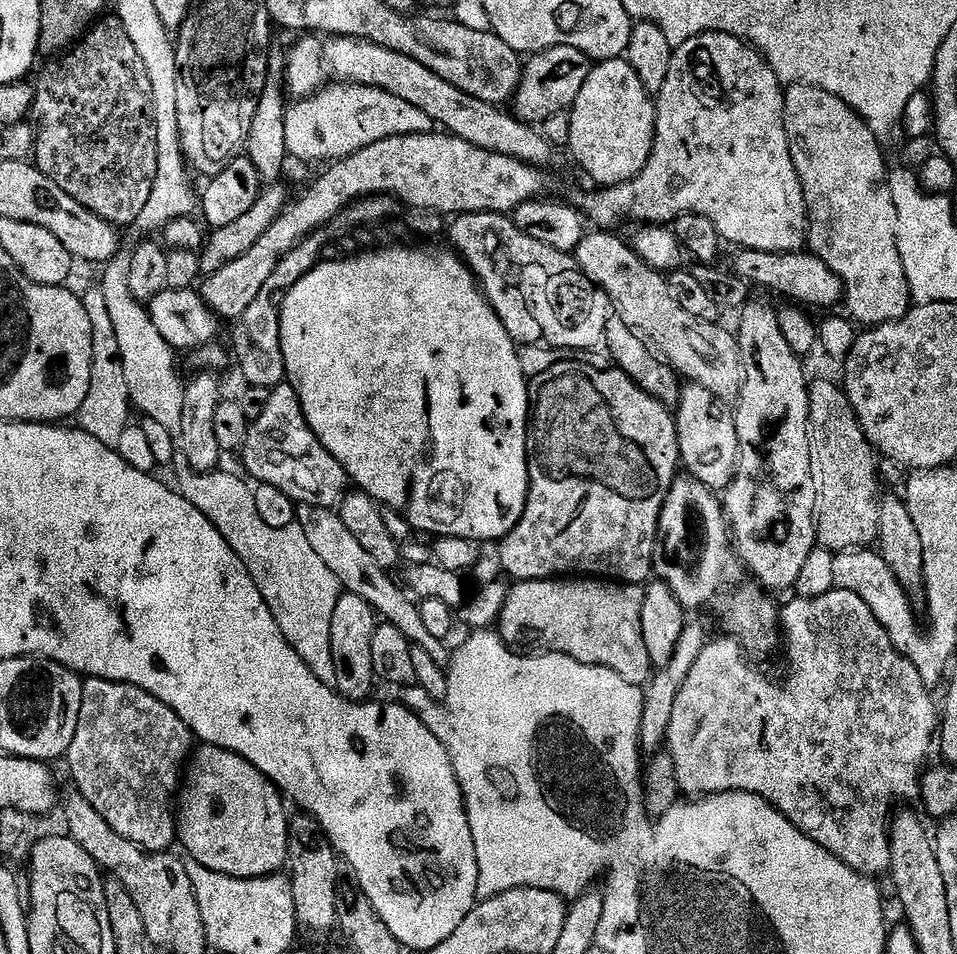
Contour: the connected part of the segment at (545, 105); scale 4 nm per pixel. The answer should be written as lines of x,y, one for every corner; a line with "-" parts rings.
574,46
548,48
535,53
529,60
532,61
523,65
520,85
516,88
514,115
525,124
540,126
554,118
554,114
571,109
572,103
578,98
578,90
582,90
594,64
586,54
582,54
582,50
574,50

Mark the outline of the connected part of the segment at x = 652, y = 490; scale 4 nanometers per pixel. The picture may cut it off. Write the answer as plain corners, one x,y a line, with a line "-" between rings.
566,358
530,380
528,497
518,526
499,541
500,566
503,575
513,576
516,582
579,574
643,585
654,572
652,559
662,506
681,467
676,418
669,405
646,394
626,373
612,366
591,368
572,359
576,358

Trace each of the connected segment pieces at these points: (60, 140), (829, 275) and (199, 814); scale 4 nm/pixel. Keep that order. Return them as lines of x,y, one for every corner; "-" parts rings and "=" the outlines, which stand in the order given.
116,18
108,19
101,19
75,47
63,53
55,62
49,63
52,65
41,74
40,81
35,81
35,111
38,116
40,112
40,124
38,123
34,163
37,168
42,170
42,174
46,174
46,178
58,182
58,186
62,186
62,190
66,190
66,194
70,194
70,198
82,202
82,206
86,206
86,210
90,210
94,214
98,214
98,218
116,225
117,229
124,230
127,224
128,226
135,225
142,208
150,199
150,192
154,190
155,175
158,174
158,126
155,124
154,91
150,84
146,63
138,54
138,50
135,49
134,43
131,42
130,36
120,21
=
749,248
737,251
735,275
739,276
745,284
765,288
768,292
777,292
785,296
786,301
795,302
800,306
812,308
832,308
844,299
844,281
838,278
817,256
811,251
798,252
763,252
=
205,744
199,748
189,761
176,803
179,845
184,846
189,859
230,877
252,880
279,873
287,865
289,842
290,816
286,814
283,793
256,766
236,752

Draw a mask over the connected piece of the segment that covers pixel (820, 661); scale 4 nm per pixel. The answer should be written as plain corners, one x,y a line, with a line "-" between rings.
836,588
836,589
835,589
835,590
833,590
833,591
831,591
831,592
827,592
827,593
826,593
826,594
822,594
822,598
802,598
802,597
801,597
801,596
796,596
796,597
795,597
795,598
792,598
792,601
790,601
790,602
789,602
789,604
788,604
788,605
786,605
786,606
785,606
785,605
783,605
783,608
782,608
782,611
781,611
781,613
780,613
780,622
781,622
781,625
782,625
782,636
783,636
783,639
784,639
784,640
785,640
785,641
786,641
786,648
787,648
787,644
788,644
788,656
789,656
789,658
790,658
790,659
792,659
792,660
796,660
796,661
794,661
794,662
793,662
793,664
792,664
792,673
790,673
790,674
789,674
789,676
788,676
788,681
786,681
786,682
785,682
785,684
775,684
775,682
774,682
774,681
772,681
772,680
771,680
771,678
770,678
770,677
768,677
768,676
763,676
763,674
762,674
762,673
760,673
760,672
759,672
759,670
758,670
758,669
756,669
756,668
751,668
751,666
750,666
750,665
748,665
748,663
750,663
750,660
749,660
749,657
748,657
748,656
747,656
747,655
746,655
746,653
745,653
745,651
744,651
744,649
743,649
743,648
741,648
741,647
740,647
740,642
739,642
739,640
737,640
737,639
735,639
735,638
723,638
723,639
724,639
724,640
716,640
716,638
712,638
712,639
709,639
709,641
708,641
708,643
707,643
707,644
705,644
705,645
704,645
704,649
703,649
703,650
702,650
702,654
698,654
698,658
694,658
694,666
690,666
690,672
689,672
689,673
688,673
688,674
686,674
686,682
682,682
682,690
678,690
678,698
677,698
677,699
676,699
676,701
675,701
675,702
674,702
674,714
673,714
673,716
671,716
671,718
670,718
670,730
669,730
669,731
668,731
668,739
667,739
667,741
666,741
666,751
667,751
667,753
668,753
668,756
669,756
669,757
670,757
670,759
672,759
672,761
673,761
673,762
674,762
674,774
675,774
675,775
676,775
676,782
677,782
677,784
678,784
678,786
679,786
679,787
680,787
680,790
681,790
681,793
683,793
683,795
684,795
684,796
685,796
685,797
688,797
688,798
699,798
699,797
701,797
701,796
713,796
713,795
714,795
714,794
718,794
718,793
719,793
719,792
749,792
749,793
750,793
750,794
758,794
758,795
759,795
759,796
761,796
761,797
762,797
762,799
764,799
764,800
765,800
765,801
766,801
766,802
770,802
770,803
771,803
771,804
772,804
772,805
773,805
773,806
775,806
775,807
776,807
776,809
778,809
778,810
779,810
779,812
780,812
780,813
782,813
782,815
784,815
784,816
785,816
785,818
787,818
787,819
788,819
788,821
790,821
790,823
791,823
791,824
793,824
793,825
794,825
794,827
796,827
796,828
797,828
797,829
798,829
798,830
802,830
802,834
806,834
806,835
807,835
807,836
808,836
808,837
810,837
810,839
811,839
811,840
813,840
813,841
814,841
814,842
818,842
818,846
822,846
822,847
823,847
823,848
825,848
825,849
826,849
826,850
830,850
830,854
834,854
834,858
838,858
838,859
839,859
839,860
841,860
841,861
842,861
842,863
843,863
843,864
845,864
845,865
846,865
846,866
850,866
850,867
851,867
851,868
852,868
852,869
854,869
854,871
855,871
855,872
856,872
856,873
858,873
858,875
860,875
860,876
862,876
862,877
865,877
865,878
879,878
879,877
878,877
878,876
880,876
880,875
882,875
882,874
883,874
883,872
884,872
884,875
885,875
885,873
887,873
887,872
888,872
888,871
889,871
889,869
891,869
891,866
892,866
892,859
891,859
891,858
890,858
890,817
891,817
891,816
892,816
892,815
893,815
893,812
894,812
894,807
893,807
893,808
892,808
892,803
894,803
894,802
895,802
895,800
913,800
913,801
915,801
915,800
916,800
916,799
917,799
917,797
919,797
919,794
920,794
920,778
921,778
921,775
922,775
922,773
923,773
923,772
924,772
924,771
925,771
925,768
926,768
926,763
925,763
925,764
924,764
924,759
926,759
926,758
927,758
927,756
928,756
928,751
930,751
930,750
931,750
931,748
932,748
932,751
933,751
933,748
934,748
934,737
935,737
935,736
936,736
936,735
937,735
937,732
938,732
938,704
937,704
937,701
936,701
936,704
935,704
935,702
934,702
934,701
932,701
932,696
933,696
933,693
932,693
932,692
931,692
931,691
930,691
930,689
928,689
928,688
927,688
927,686
926,686
926,685
924,685
924,683
923,683
923,682
922,682
922,674
918,674
918,670
917,670
917,669
916,669
916,668
915,668
915,667
914,667
914,666
913,666
913,665
912,665
912,664
911,664
911,663
910,663
910,661
908,661
908,659
907,659
907,658
906,658
906,657
905,657
905,656
903,656
903,654
902,654
902,653
901,653
901,652
899,652
899,651
898,651
898,650
897,650
897,649
896,649
896,647
895,647
895,646
894,646
894,642
890,642
890,634
886,634
886,630
885,630
885,629
884,629
884,627
883,627
883,626
882,626
882,622
878,622
878,618
874,618
874,614
873,614
873,613
872,613
872,611
871,611
871,610
870,610
870,606
866,606
866,602
862,602
862,598
858,598
858,594
854,594
854,593
853,593
853,592
851,592
851,591
850,591
850,590
842,590
842,589
841,589
841,588

